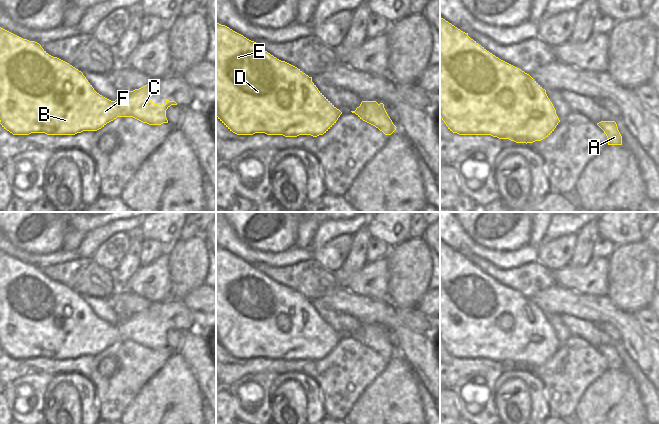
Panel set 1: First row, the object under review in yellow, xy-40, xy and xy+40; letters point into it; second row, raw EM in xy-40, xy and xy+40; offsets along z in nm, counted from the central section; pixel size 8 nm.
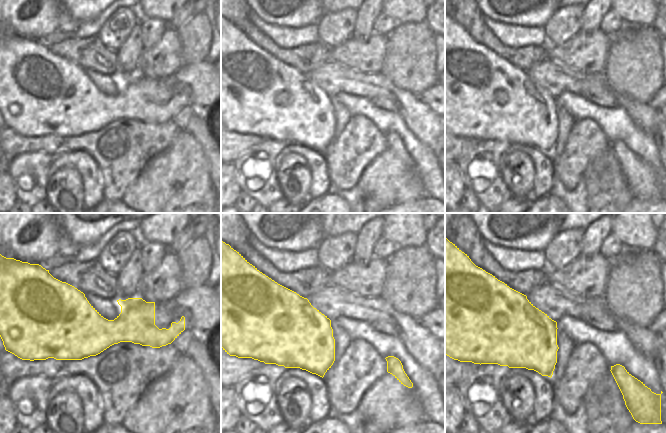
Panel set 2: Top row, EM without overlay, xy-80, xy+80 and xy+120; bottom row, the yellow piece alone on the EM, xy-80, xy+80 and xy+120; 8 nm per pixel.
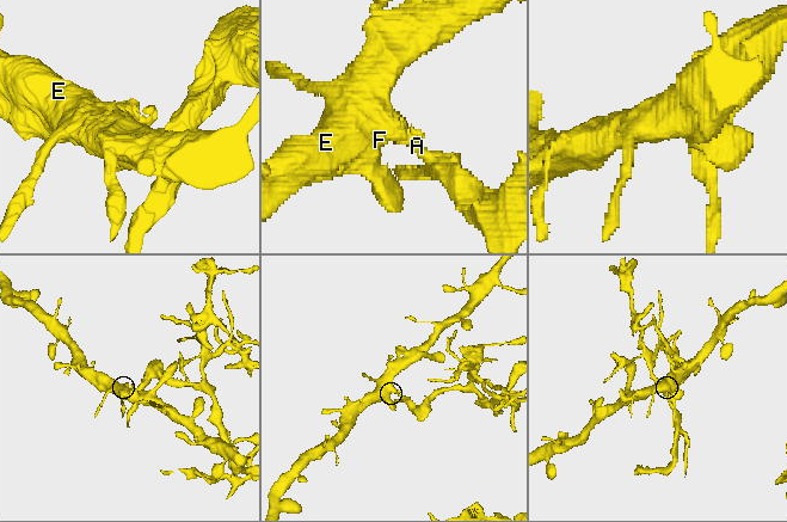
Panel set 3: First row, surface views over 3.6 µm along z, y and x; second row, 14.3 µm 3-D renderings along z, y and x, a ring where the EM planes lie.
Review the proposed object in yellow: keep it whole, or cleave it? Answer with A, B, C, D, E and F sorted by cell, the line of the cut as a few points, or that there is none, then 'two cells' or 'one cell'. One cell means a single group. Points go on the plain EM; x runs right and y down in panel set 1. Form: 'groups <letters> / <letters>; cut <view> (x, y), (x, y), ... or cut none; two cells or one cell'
groups A / B C D E F; cut xy (394, 349), (376, 351); two cells

